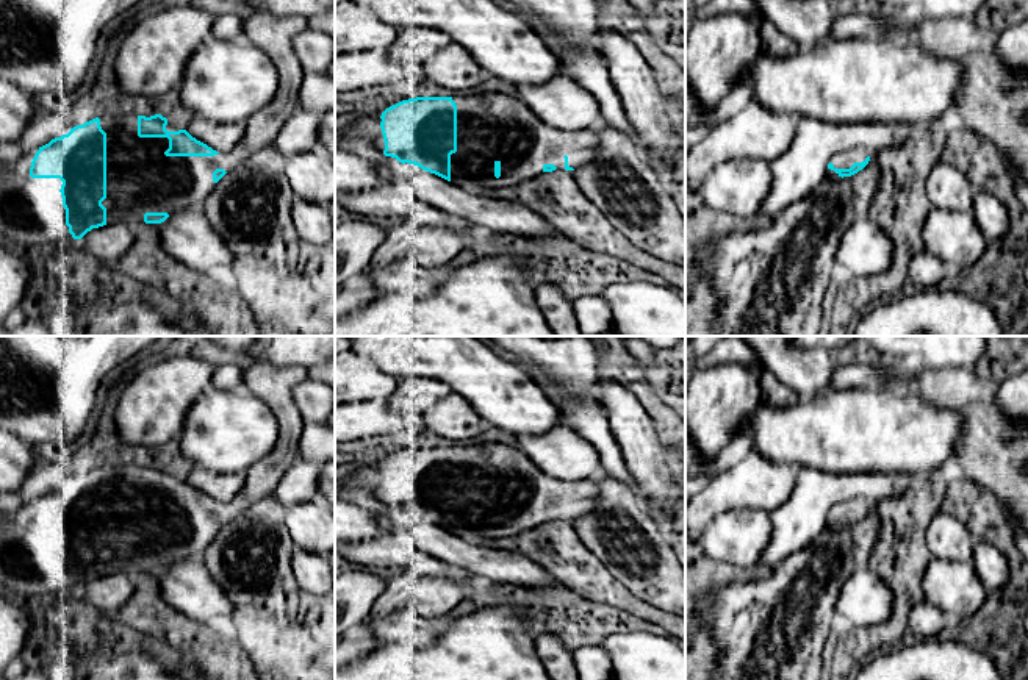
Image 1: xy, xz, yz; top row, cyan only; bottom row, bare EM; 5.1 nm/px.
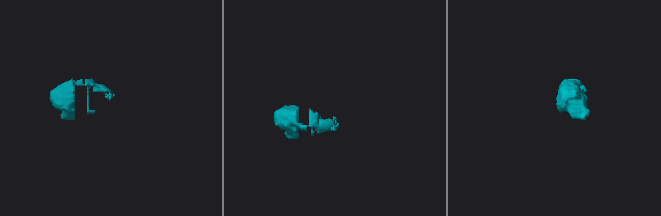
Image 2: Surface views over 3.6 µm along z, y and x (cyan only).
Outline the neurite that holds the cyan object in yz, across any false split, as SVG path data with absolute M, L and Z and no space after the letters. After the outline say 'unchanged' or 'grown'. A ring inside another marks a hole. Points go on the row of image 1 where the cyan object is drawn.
M862 147L837 152L831 156L828 169L834 170L842 178L851 177L868 164L870 156L872 155Z; grown

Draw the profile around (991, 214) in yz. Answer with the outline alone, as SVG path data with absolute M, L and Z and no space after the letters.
M972 189L972 199L972 213L983 236L989 242L1001 239L1009 228L1009 214L1005 205L994 195L979 189Z

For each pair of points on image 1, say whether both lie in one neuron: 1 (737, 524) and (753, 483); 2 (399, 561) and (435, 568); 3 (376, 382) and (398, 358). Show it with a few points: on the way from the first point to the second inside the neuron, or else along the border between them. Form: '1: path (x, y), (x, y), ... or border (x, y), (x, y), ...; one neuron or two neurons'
1: border (769, 513), (759, 508), (731, 508), (709, 522); two neurons
2: path (409, 561), (426, 563); one neuron
3: border (354, 352), (370, 360), (379, 369), (399, 377); two neurons

